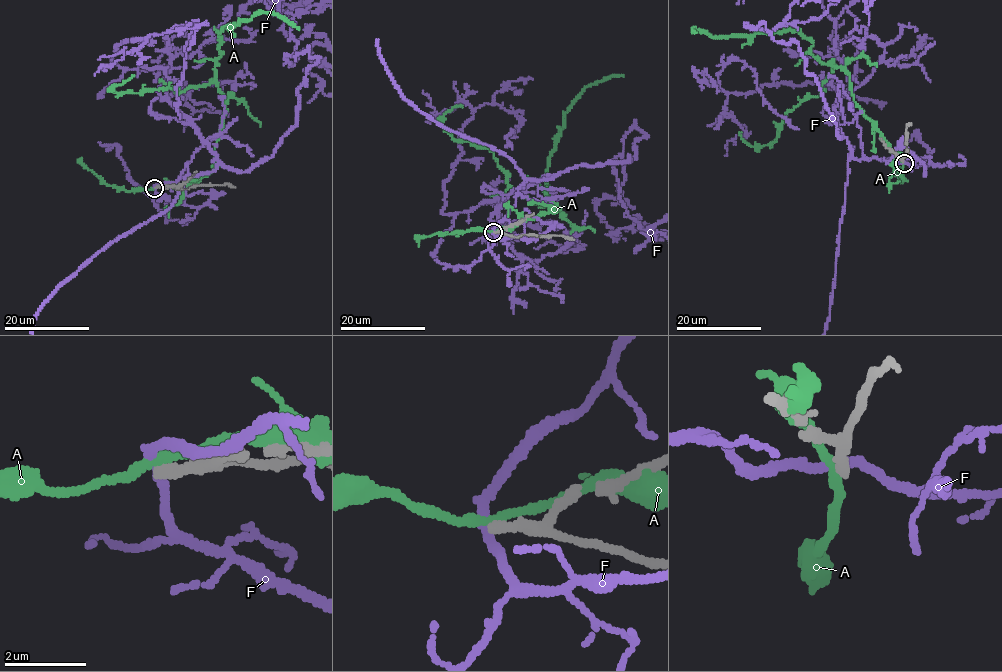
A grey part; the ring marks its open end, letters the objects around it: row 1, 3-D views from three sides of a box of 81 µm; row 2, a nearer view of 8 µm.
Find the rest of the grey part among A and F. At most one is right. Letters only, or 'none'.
none

